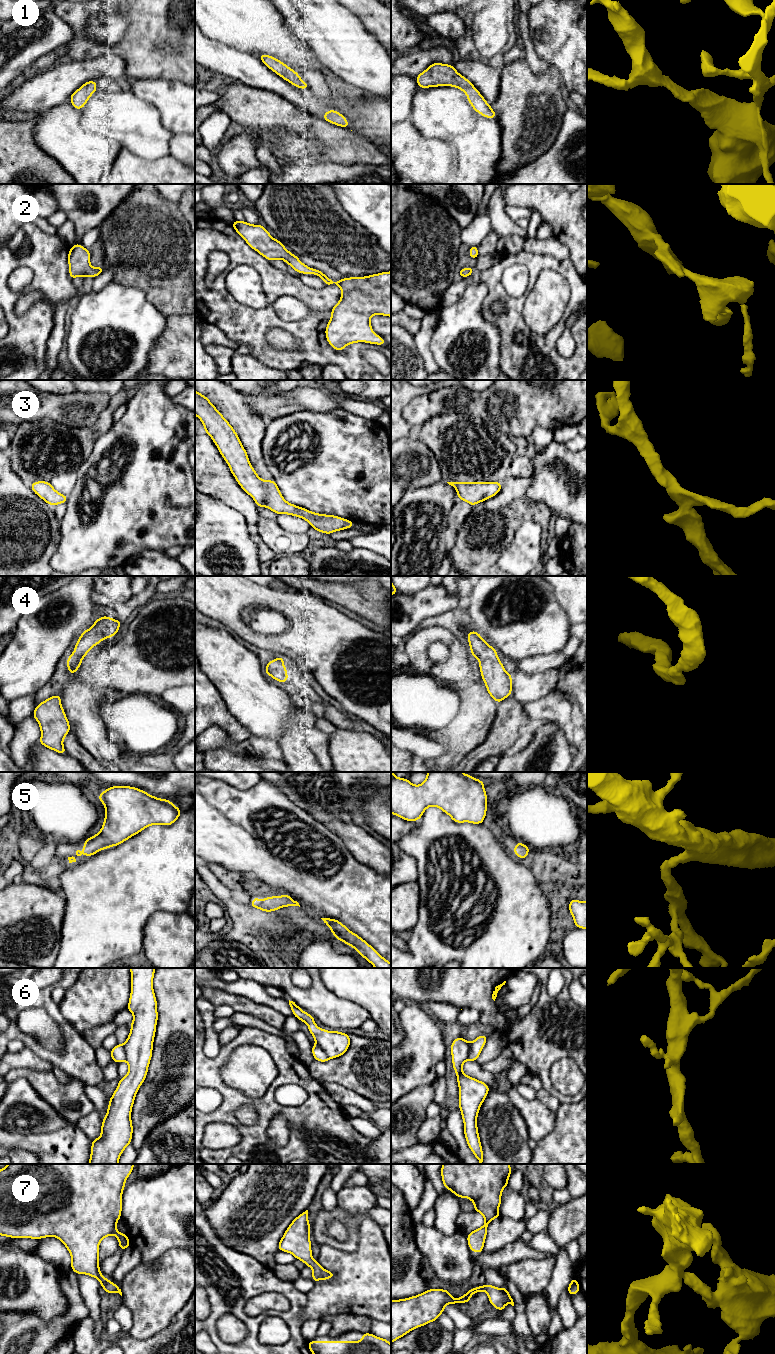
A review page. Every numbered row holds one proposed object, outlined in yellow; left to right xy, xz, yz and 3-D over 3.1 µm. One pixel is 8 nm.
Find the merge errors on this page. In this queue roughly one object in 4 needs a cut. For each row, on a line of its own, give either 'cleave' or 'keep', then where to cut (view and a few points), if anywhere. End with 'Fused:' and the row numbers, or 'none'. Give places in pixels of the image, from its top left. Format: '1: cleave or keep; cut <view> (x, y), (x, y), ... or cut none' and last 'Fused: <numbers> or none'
1: keep; cut none
2: keep; cut none
3: keep; cut none
4: keep; cut none
5: keep; cut none
6: cleave; cut xy (123, 1044), (126, 1060)
7: keep; cut none
Fused: 6

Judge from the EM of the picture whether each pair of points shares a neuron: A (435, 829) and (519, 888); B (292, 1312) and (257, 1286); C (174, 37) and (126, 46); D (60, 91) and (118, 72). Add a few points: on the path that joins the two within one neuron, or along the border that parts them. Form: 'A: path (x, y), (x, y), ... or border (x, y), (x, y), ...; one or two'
A: path (457, 831), (467, 831), (500, 866); one
B: path (293, 1300), (281, 1286), (269, 1286); one
C: path (162, 37), (153, 37), (144, 46), (138, 46); one
D: path (74, 77), (79, 72), (86, 70), (104, 70); one

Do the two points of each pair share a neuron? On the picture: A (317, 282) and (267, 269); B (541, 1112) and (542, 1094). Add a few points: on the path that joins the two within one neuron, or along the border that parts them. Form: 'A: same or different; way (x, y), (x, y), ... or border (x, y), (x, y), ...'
A: different; border (296, 277), (304, 285), (317, 290)
B: different; border (536, 1097), (555, 1113)

